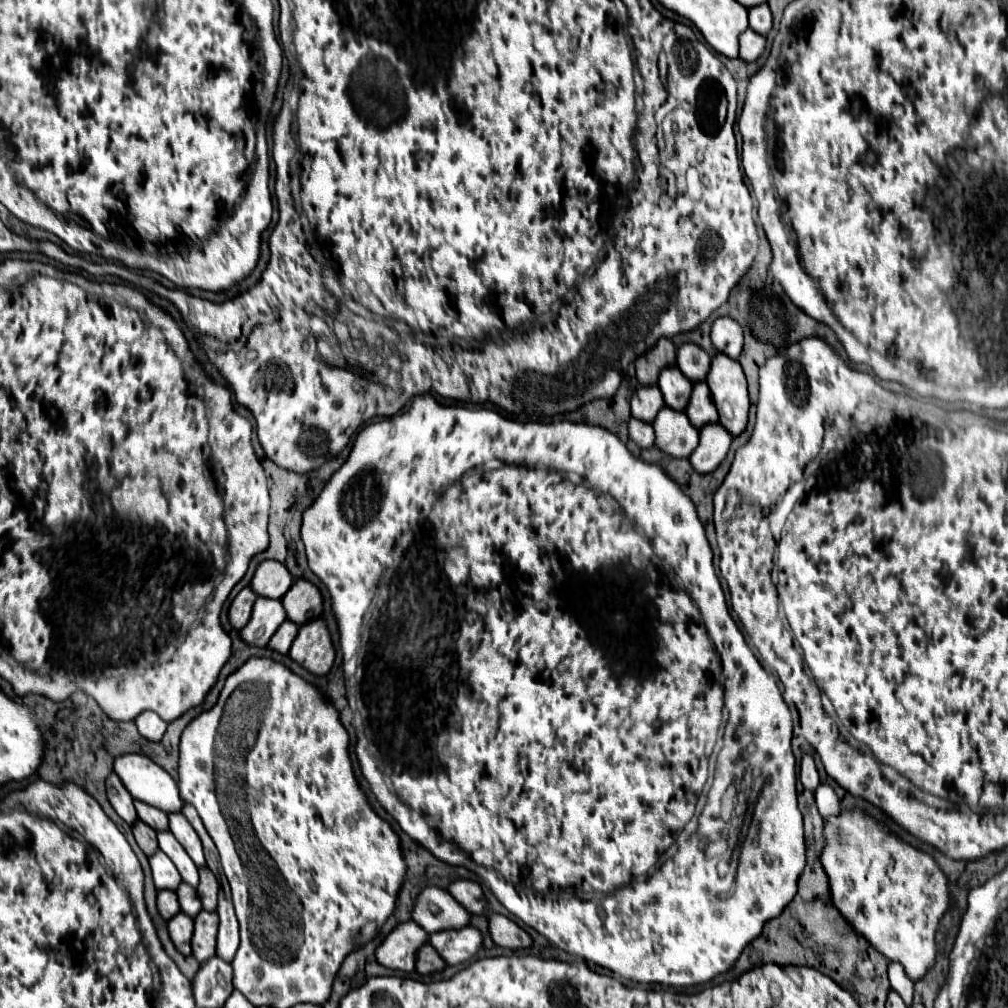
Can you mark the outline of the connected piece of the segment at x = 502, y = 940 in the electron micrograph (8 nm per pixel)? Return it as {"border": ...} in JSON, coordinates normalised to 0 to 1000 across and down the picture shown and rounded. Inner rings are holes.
{"border":[[[484,908],[484,916],[486,916],[486,928],[490,932],[492,938],[502,939],[502,941],[524,941],[528,939],[528,930],[514,920],[510,914],[506,914],[500,908]]]}

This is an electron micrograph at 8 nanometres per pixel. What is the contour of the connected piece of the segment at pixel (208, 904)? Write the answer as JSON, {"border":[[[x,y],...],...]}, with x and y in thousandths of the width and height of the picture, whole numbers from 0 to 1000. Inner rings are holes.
{"border":[[[200,860],[198,866],[198,878],[196,878],[196,888],[200,892],[200,900],[204,904],[214,904],[214,890],[216,890],[216,874],[212,870],[212,866],[206,860]]]}

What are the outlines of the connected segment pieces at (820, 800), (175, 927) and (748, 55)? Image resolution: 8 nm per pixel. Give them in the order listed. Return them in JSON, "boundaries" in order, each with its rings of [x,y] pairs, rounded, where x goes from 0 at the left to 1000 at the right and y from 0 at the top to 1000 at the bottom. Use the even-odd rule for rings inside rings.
{"boundaries":[[[[813,779],[810,783],[810,797],[812,797],[812,805],[817,813],[821,811],[827,811],[827,809],[833,809],[835,807],[835,799],[833,799],[833,793],[831,789],[825,785],[825,781],[821,779]]],[[[179,904],[173,912],[167,914],[167,924],[169,924],[169,932],[173,934],[175,941],[183,947],[188,947],[188,932],[190,932],[190,924],[192,924],[192,912]]],[[[740,29],[734,37],[734,57],[738,61],[750,61],[760,47],[760,39],[752,33],[748,33],[746,29]]]]}

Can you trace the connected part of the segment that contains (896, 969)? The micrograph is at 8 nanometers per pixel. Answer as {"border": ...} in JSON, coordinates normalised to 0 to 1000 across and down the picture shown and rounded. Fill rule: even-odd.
{"border":[[[883,953],[881,969],[883,969],[885,981],[891,983],[895,987],[895,991],[899,991],[899,997],[903,997],[905,995],[905,985],[907,985],[907,973],[903,973],[903,969],[899,967],[895,955]]]}

